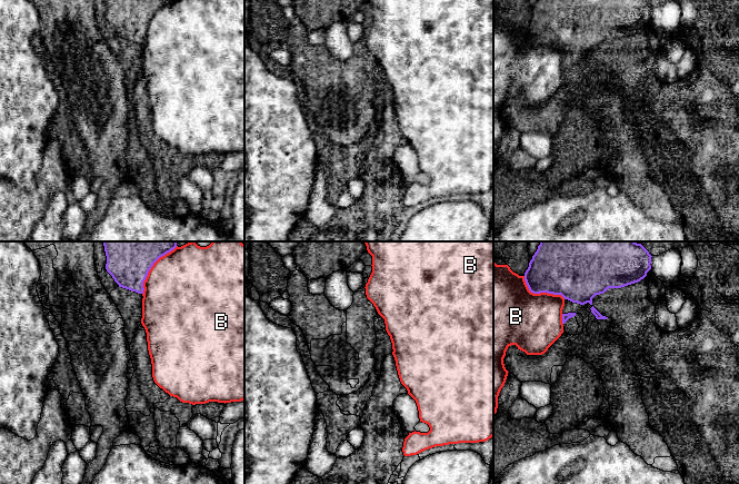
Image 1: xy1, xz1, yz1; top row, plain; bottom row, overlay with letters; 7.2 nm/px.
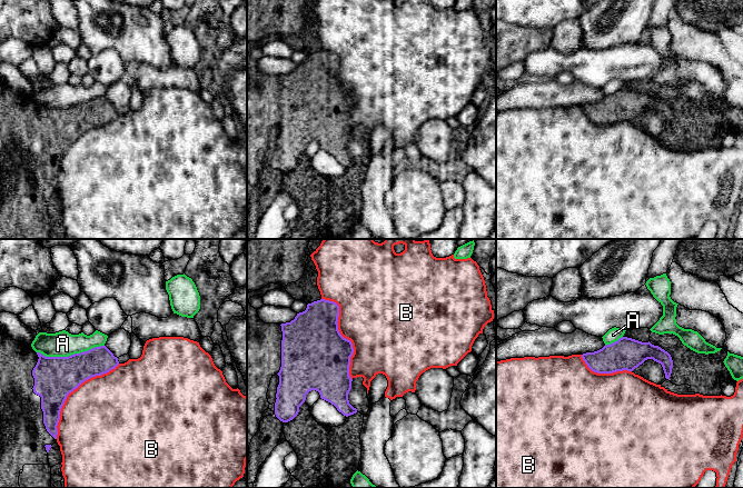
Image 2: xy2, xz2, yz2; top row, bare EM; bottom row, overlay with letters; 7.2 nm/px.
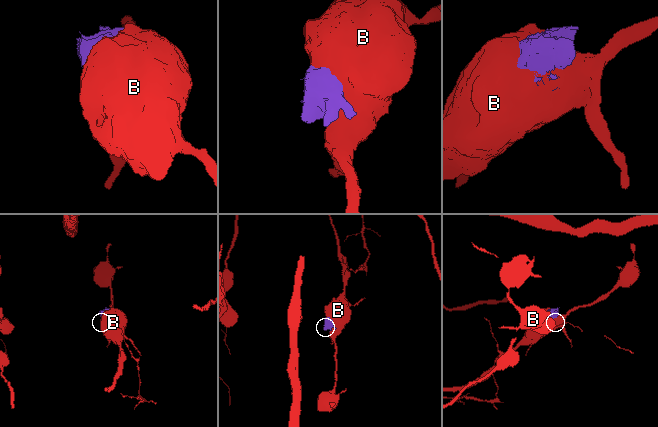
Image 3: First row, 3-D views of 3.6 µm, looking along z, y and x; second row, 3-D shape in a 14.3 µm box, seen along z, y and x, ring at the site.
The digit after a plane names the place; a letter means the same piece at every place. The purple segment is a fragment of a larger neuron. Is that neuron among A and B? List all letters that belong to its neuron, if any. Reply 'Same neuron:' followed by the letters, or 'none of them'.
Same neuron: none of them

